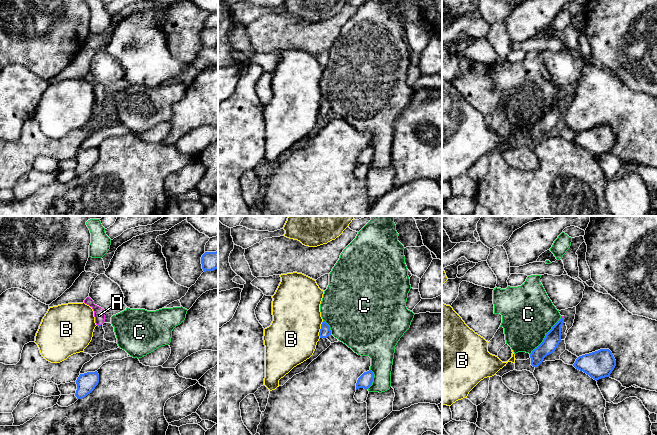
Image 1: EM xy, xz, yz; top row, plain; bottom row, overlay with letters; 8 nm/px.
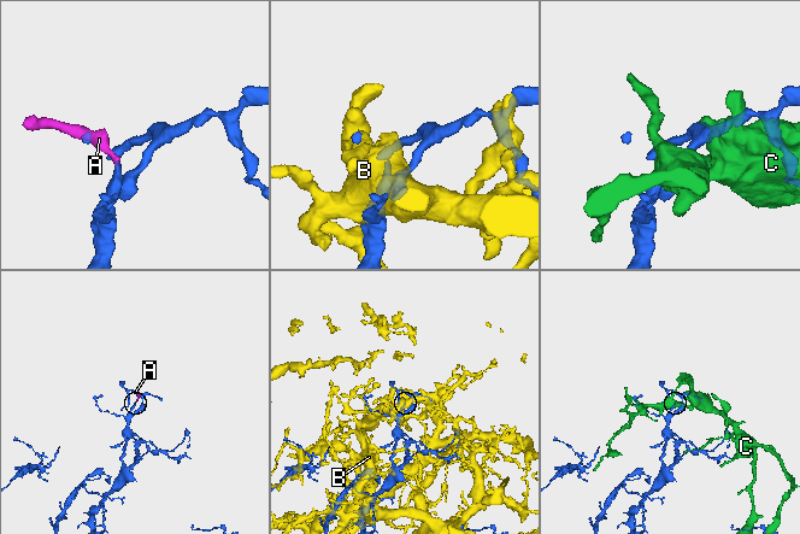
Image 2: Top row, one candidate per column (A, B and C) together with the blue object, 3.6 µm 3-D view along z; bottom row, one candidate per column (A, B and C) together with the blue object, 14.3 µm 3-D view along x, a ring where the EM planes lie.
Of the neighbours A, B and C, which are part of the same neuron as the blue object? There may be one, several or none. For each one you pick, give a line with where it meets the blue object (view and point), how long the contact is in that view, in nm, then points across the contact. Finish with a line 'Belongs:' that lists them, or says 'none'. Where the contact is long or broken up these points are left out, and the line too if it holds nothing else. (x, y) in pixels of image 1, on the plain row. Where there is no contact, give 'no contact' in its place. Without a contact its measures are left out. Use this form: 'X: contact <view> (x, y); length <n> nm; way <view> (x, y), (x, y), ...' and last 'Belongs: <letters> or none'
A: contact xy (99, 101); length 30 nm; way xy (97, 101), (99, 101), (99, 91)
Belongs: A

